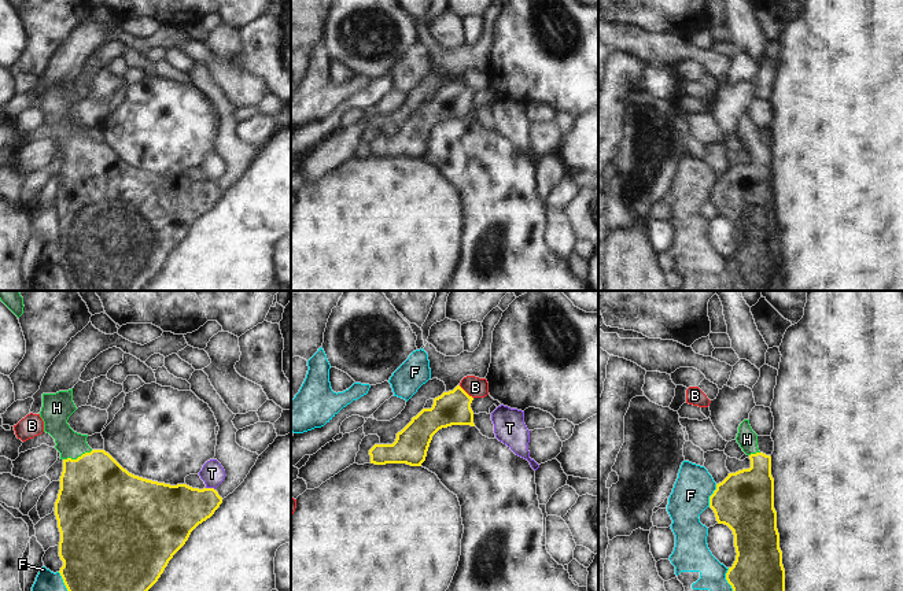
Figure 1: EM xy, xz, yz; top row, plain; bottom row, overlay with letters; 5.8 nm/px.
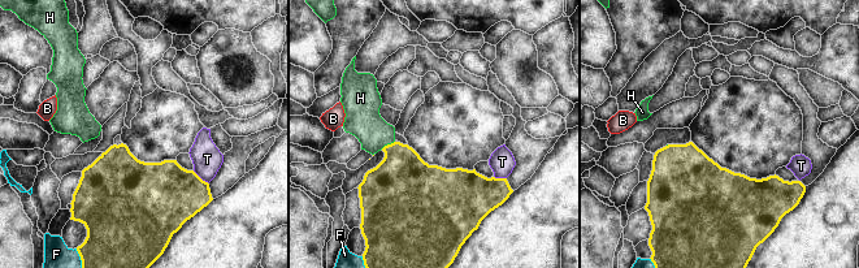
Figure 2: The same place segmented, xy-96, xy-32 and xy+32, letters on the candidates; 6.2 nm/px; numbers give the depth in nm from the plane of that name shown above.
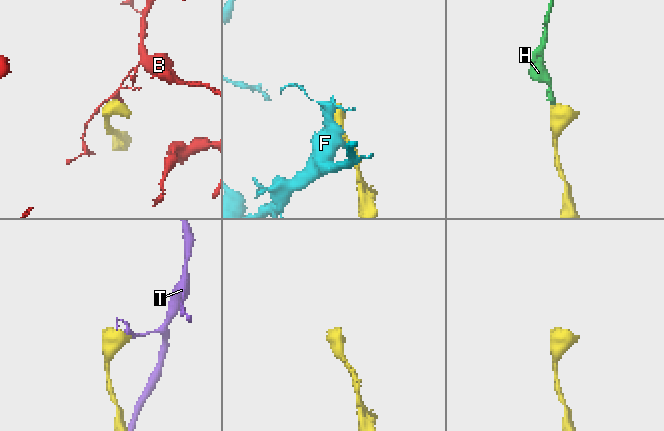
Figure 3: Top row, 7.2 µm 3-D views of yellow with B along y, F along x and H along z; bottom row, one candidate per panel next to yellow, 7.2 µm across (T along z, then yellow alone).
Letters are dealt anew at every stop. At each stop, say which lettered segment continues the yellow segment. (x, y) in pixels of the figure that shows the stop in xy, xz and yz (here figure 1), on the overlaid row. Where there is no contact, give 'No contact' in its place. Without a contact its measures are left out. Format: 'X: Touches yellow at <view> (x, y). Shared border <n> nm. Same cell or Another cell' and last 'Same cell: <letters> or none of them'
B: Touches yellow at xz (464, 391). Shared border 120 nm. Another cell
F: Touches yellow at yz (711, 495). Shared border 140 nm. Another cell
H: Touches yellow at xy (78, 457). Shared border 190 nm. Same cell
T: Touches yellow at xy (210, 488). Shared border 60 nm. Another cell
Same cell: H

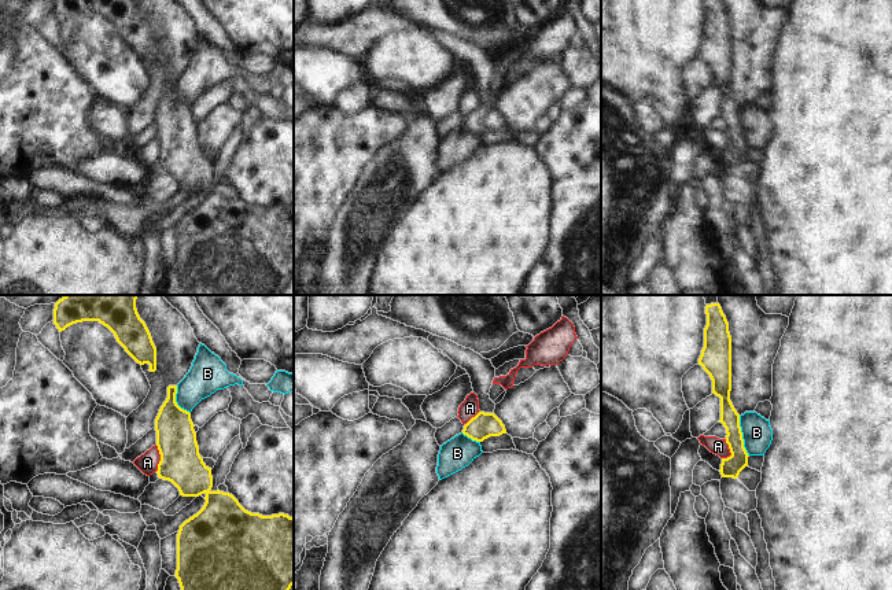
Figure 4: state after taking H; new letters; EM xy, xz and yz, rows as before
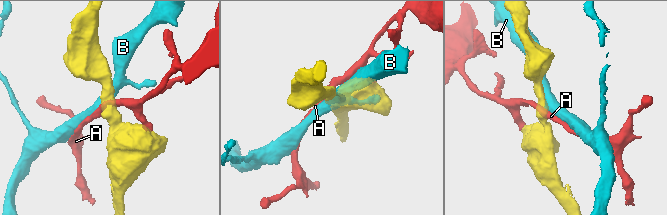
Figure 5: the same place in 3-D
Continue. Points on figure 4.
A: Touches yellow at xy (161, 458). Shared border 160 nm. Another cell
B: Touches yellow at yz (741, 437). Shared border 240 nm. Another cell
Same cell: none of them

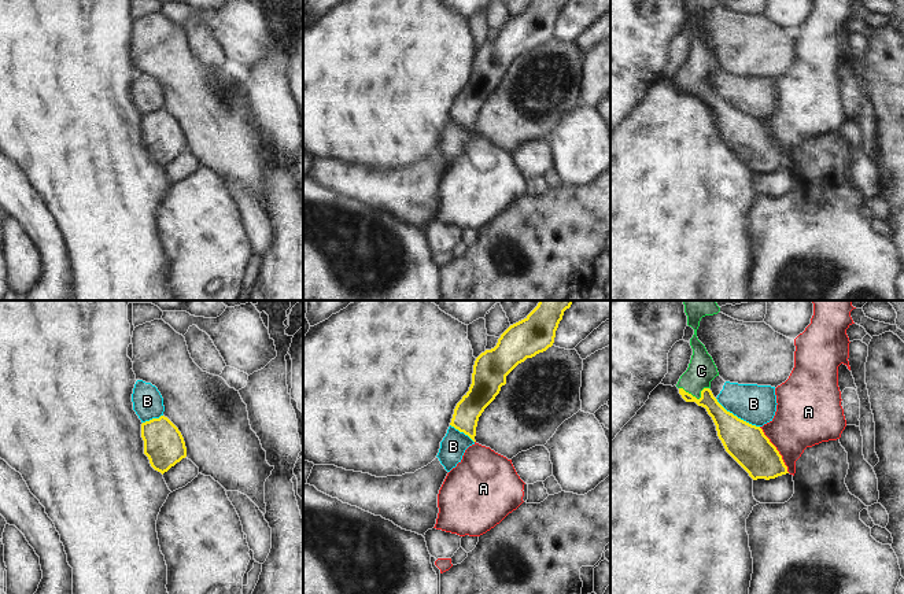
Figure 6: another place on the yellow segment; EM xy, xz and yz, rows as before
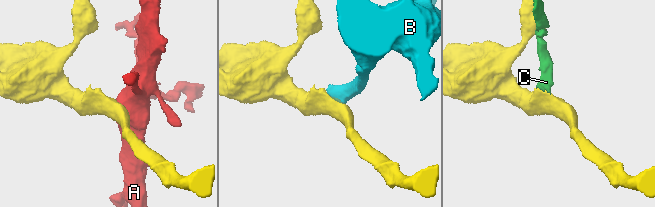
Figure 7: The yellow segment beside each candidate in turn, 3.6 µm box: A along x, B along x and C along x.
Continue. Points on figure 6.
A: Touches yellow at yz (777, 450). Shared border 320 nm. Another cell
B: Touches yellow at yz (735, 416). Shared border 320 nm. Another cell
C: Touches yellow at yz (694, 397). Shared border 180 nm. Same cell
Same cell: C

